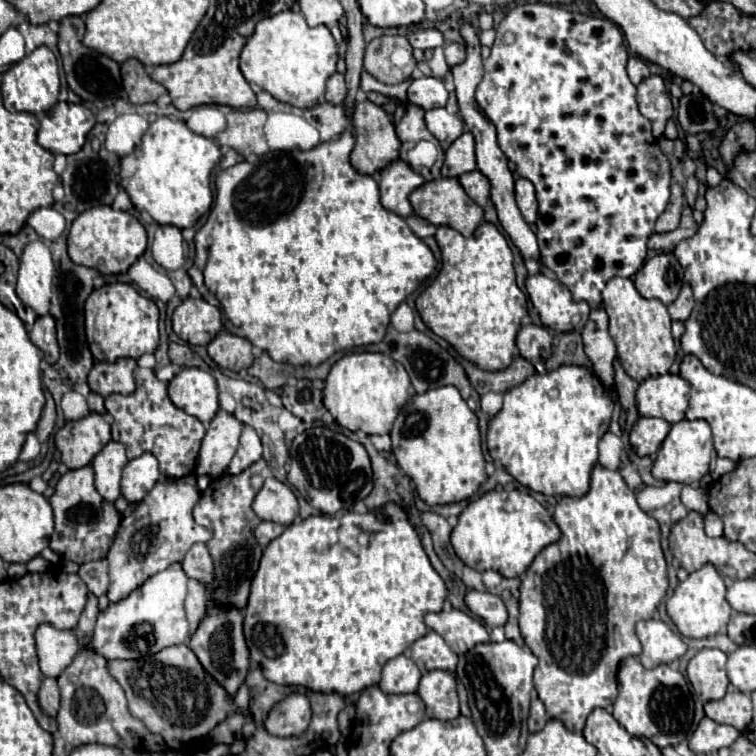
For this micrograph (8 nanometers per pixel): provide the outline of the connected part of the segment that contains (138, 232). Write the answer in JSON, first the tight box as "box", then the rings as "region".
{"box":[69,206,147,274],"region":[[[111,206],[89,208],[79,214],[69,230],[69,256],[75,264],[95,268],[101,274],[125,272],[147,248],[147,232],[141,222],[123,210],[113,210]]]}

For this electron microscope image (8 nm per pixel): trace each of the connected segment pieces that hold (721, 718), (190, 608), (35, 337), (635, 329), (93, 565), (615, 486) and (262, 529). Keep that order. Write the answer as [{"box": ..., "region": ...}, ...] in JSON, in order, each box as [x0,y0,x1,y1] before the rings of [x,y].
[{"box":[705,692,751,732],"region":[[[729,692],[721,700],[707,702],[705,716],[743,732],[751,722],[751,698],[745,696],[743,692]]]},{"box":[185,580,207,632],"region":[[[189,580],[189,594],[185,600],[185,612],[187,612],[187,620],[191,624],[191,632],[197,628],[199,620],[203,618],[205,606],[207,606],[205,588],[199,588],[199,582],[193,584],[193,580]]]},{"box":[29,316,59,364],"region":[[[39,316],[35,320],[33,330],[29,332],[29,338],[35,346],[39,346],[45,354],[47,364],[55,364],[59,360],[59,344],[57,344],[57,334],[55,334],[55,320],[53,316]]]},{"box":[603,278,677,382],"region":[[[611,278],[603,290],[603,306],[609,316],[609,334],[617,346],[623,370],[637,382],[643,382],[655,374],[667,374],[677,354],[667,306],[659,300],[639,296],[631,278]]]},{"box":[79,560,109,596],"region":[[[93,560],[87,564],[81,564],[79,568],[81,580],[87,584],[87,588],[95,594],[101,596],[109,588],[109,576],[107,576],[107,560]]]},{"box":[519,464,669,734],"region":[[[595,464],[593,472],[591,472],[589,492],[581,498],[567,498],[567,496],[561,498],[555,506],[553,520],[561,530],[561,538],[555,544],[549,544],[547,548],[543,548],[537,554],[537,558],[533,560],[533,564],[529,566],[529,570],[525,572],[525,578],[521,582],[521,598],[519,598],[519,628],[521,628],[521,636],[523,636],[525,644],[539,658],[539,664],[537,664],[535,676],[533,676],[533,684],[535,684],[535,690],[537,690],[541,702],[545,704],[547,716],[555,718],[555,720],[561,720],[567,730],[581,734],[583,726],[585,726],[585,718],[589,716],[589,712],[593,708],[607,708],[617,698],[617,668],[619,668],[619,662],[627,656],[637,656],[641,652],[641,644],[639,644],[637,634],[635,634],[635,624],[639,620],[649,620],[653,616],[657,604],[665,596],[667,586],[669,586],[669,582],[667,582],[667,564],[665,564],[663,550],[661,550],[661,532],[659,532],[657,520],[647,516],[639,508],[639,504],[635,500],[635,492],[629,490],[629,486],[625,484],[625,480],[621,478],[621,474],[617,470],[607,470],[601,464]]]},{"box":[255,522,285,548],"region":[[[261,522],[257,528],[255,528],[255,540],[261,548],[265,548],[271,540],[275,540],[285,528],[281,524],[275,524],[275,522]]]}]

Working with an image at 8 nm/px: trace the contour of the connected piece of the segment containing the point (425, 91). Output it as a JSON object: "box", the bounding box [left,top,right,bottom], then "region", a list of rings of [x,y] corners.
{"box":[407,76,449,110],"region":[[[423,76],[423,78],[411,82],[411,86],[407,90],[407,96],[409,96],[411,104],[417,104],[423,110],[429,110],[429,108],[445,106],[445,102],[449,98],[449,92],[443,86],[441,78]]]}

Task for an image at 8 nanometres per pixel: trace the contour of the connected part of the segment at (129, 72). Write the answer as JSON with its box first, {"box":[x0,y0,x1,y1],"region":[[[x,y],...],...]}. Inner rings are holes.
{"box":[121,60,167,104],"region":[[[127,60],[121,64],[121,80],[123,80],[123,90],[133,104],[147,104],[155,102],[161,94],[167,94],[167,90],[153,82],[147,74],[143,64],[139,60]]]}

